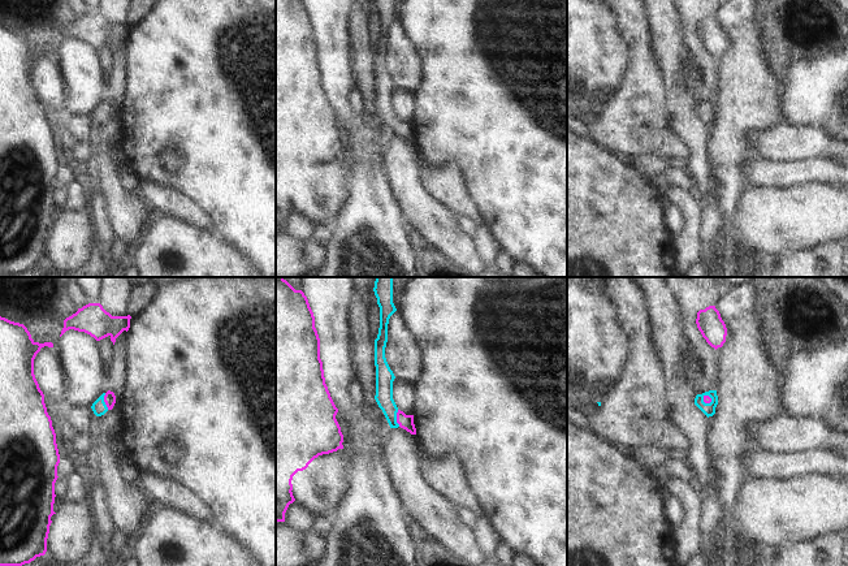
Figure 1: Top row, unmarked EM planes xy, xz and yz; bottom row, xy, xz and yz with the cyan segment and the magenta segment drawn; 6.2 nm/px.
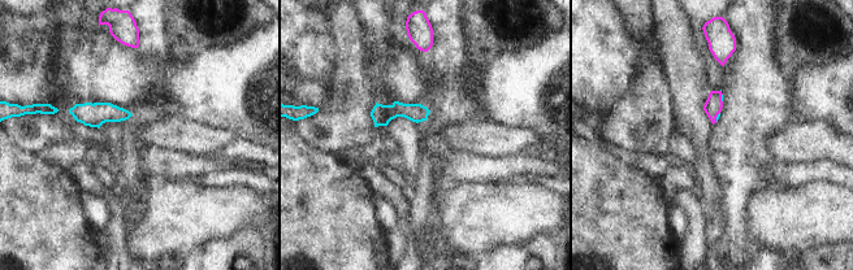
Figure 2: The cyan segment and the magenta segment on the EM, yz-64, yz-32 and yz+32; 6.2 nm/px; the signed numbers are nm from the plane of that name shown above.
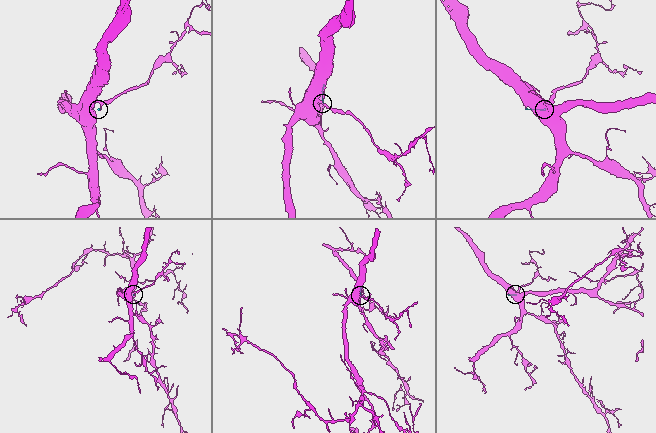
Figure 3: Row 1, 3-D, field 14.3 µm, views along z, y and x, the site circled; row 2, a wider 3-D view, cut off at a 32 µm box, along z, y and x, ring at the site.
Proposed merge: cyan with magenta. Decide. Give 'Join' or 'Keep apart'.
Join.

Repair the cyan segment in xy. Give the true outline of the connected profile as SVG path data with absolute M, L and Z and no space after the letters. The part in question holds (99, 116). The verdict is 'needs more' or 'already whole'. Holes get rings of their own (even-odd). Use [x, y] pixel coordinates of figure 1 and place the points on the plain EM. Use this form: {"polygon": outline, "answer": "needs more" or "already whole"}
{"polygon": "M108 99L103 101L91 115L96 125L104 124L108 118L112 118L116 112L116 104L113 100Z", "answer": "needs more"}

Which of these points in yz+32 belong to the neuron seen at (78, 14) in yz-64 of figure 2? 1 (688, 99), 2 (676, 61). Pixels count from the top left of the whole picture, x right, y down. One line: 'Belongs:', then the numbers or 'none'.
Belongs: 1, 2

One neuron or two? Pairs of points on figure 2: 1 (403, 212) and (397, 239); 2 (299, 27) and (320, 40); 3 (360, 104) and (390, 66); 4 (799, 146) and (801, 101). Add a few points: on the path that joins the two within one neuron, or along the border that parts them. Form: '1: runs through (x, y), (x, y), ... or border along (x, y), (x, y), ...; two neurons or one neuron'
1: runs through (403, 218), (399, 233); one neuron
2: runs through (304, 33), (315, 40); one neuron
3: border along (363, 61), (363, 75), (376, 101); two neurons
4: border along (795, 122), (825, 123), (830, 129); two neurons

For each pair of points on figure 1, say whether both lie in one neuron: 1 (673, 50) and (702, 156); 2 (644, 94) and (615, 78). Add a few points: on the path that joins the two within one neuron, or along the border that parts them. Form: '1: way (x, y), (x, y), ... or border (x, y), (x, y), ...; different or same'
1: way (671, 76), (682, 120), (692, 130); same
2: border (626, 53), (624, 85), (617, 91); different

